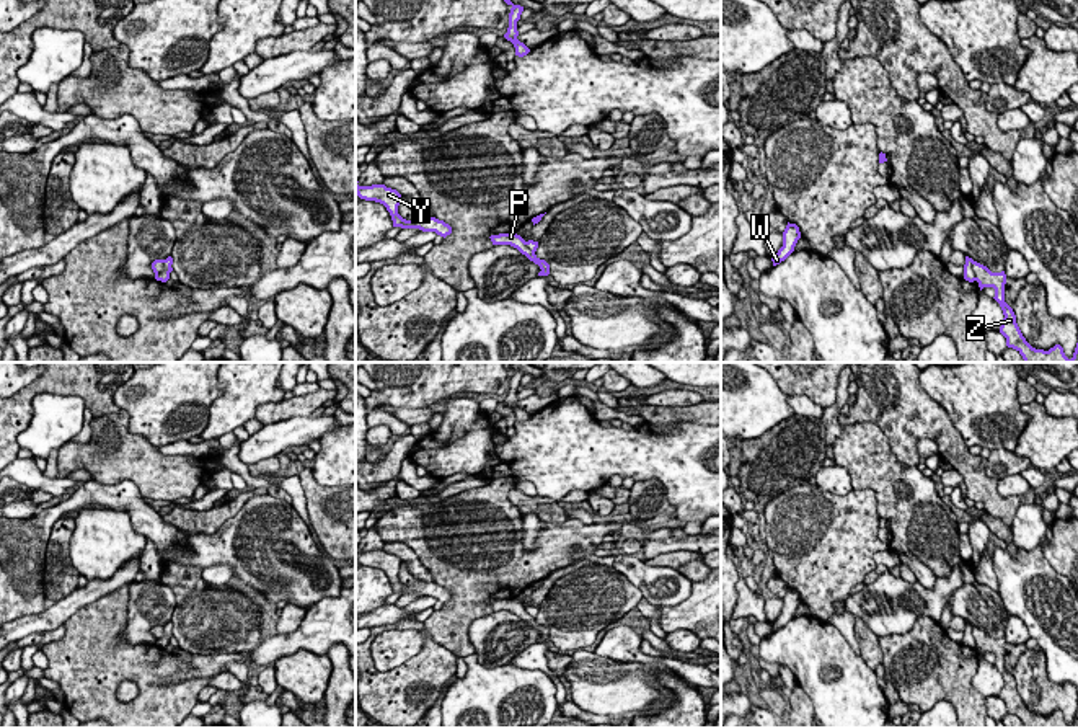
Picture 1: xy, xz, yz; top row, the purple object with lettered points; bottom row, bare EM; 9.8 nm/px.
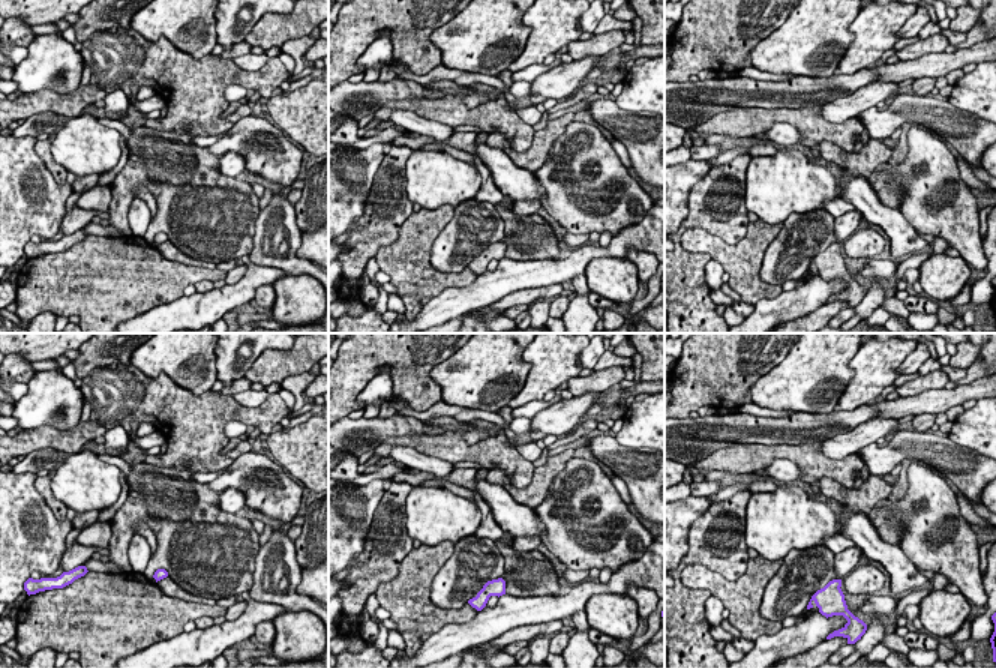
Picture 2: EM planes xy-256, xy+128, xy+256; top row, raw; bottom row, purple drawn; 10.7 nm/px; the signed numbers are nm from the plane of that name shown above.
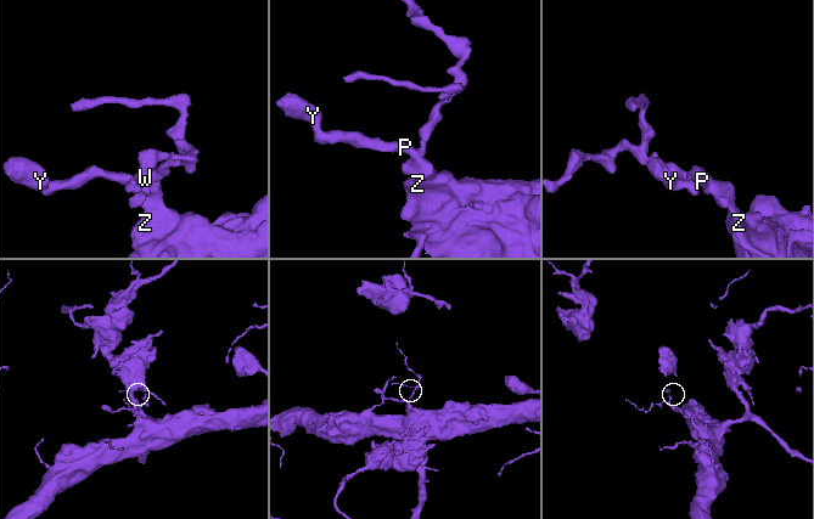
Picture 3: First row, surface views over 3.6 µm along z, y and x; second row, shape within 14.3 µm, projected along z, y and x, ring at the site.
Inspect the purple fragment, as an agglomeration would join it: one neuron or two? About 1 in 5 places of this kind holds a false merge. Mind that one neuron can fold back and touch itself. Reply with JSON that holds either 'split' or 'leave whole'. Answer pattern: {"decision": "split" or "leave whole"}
{"decision": "split"}

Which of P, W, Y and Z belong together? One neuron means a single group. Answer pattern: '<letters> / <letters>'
P Y Z / W

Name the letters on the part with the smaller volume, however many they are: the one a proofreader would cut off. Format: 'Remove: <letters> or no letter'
Remove: W

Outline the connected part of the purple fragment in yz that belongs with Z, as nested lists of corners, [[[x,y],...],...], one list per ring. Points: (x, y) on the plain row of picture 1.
[[[977,627],[972,628],[972,637],[975,646],[979,648],[980,656],[983,653],[995,655],[993,664],[1000,669],[1005,681],[1003,689],[1000,692],[1000,699],[1006,704],[1006,712],[1016,715],[1023,721],[1024,728],[1078,728],[1078,708],[1073,723],[1068,725],[1060,710],[1055,710],[1049,717],[1044,717],[1032,713],[1026,707],[1016,689],[1016,681],[1013,674],[1005,668],[1005,650],[1006,650],[1005,637],[992,638],[987,632]]]

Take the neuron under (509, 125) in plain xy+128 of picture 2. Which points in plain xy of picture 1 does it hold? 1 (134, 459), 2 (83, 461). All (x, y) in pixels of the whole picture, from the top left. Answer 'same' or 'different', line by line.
1: same
2: same

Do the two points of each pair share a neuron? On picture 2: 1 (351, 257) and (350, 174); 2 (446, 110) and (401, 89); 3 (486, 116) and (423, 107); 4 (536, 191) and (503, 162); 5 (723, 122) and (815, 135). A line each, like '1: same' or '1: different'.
1: different
2: different
3: same
4: same
5: same

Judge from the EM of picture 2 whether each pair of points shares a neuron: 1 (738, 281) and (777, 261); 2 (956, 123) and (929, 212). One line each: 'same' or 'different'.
1: different
2: different

